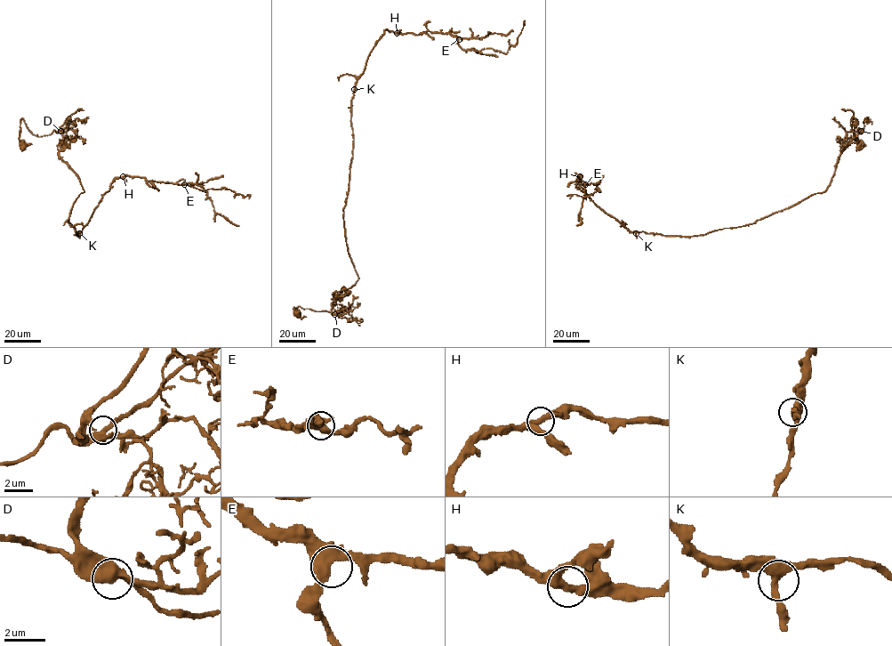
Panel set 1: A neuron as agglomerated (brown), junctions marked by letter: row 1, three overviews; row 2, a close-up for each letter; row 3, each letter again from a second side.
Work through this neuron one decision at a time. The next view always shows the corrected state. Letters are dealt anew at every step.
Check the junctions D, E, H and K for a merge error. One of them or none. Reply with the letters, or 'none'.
none

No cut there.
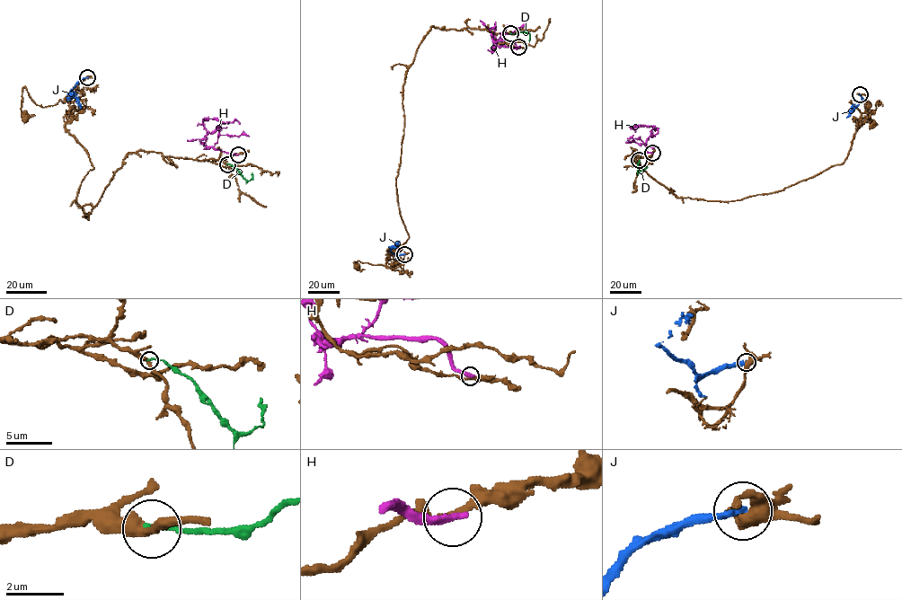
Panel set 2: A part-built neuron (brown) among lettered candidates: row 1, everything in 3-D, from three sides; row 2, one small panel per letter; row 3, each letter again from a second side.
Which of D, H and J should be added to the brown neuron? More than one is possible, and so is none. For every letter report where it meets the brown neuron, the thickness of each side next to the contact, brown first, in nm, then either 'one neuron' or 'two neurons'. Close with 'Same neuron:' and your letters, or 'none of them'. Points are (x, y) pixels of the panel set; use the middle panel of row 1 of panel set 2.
D: contact (510, 33); calibres 340 and 180 nm; two neurons
H: contact (518, 47); calibres 220 and 320 nm; two neurons
J: contact (404, 254); calibres 480 and 280 nm; two neurons
Same neuron: none of them

